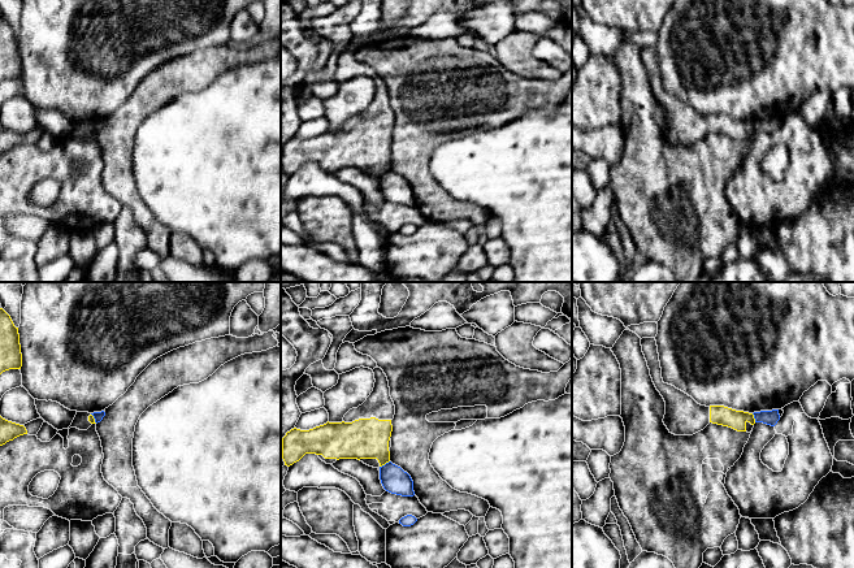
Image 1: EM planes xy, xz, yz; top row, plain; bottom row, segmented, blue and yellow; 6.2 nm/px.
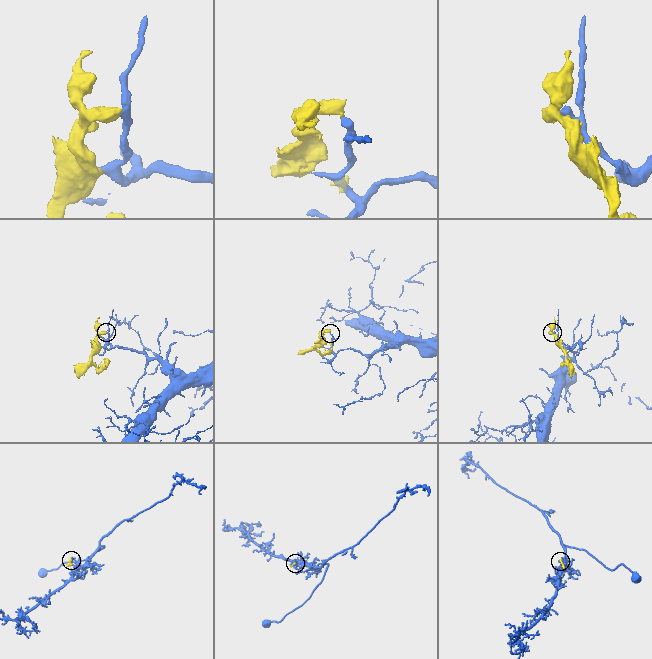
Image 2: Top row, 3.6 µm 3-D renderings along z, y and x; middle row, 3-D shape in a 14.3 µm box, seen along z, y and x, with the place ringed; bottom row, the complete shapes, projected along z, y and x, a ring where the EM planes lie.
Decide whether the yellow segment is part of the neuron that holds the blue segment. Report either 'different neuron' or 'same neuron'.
different neuron

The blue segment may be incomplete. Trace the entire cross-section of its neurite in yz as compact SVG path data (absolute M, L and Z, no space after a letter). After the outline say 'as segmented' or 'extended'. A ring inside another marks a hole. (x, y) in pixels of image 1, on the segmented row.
M779 409L754 412L755 422L775 426L780 420Z; as segmented

